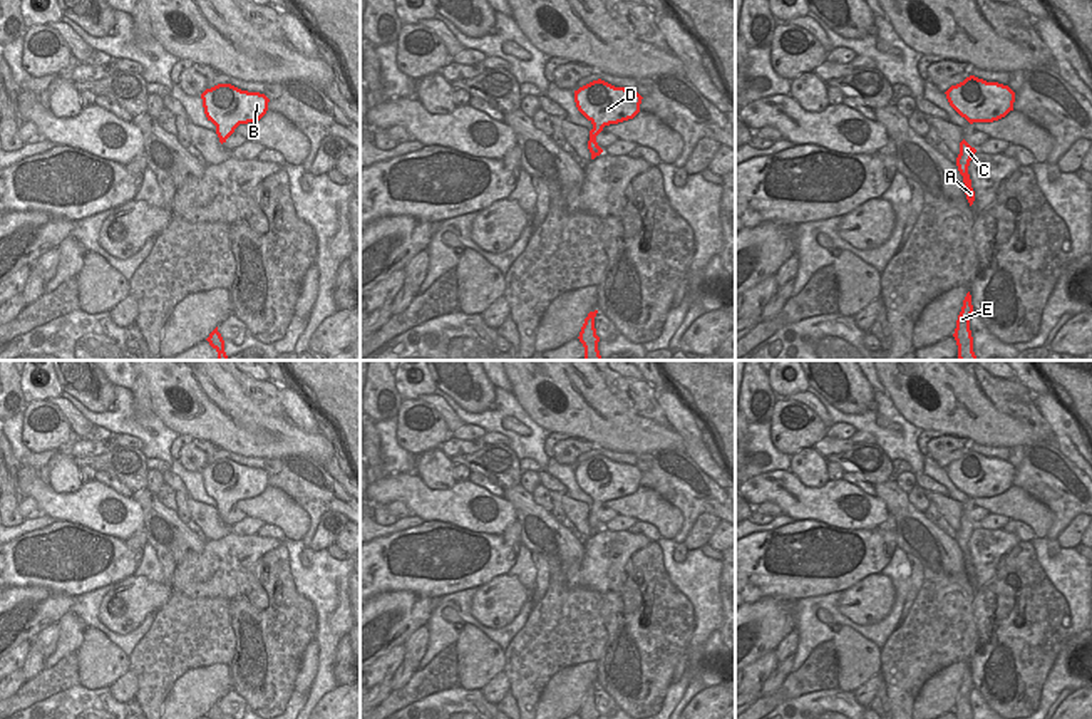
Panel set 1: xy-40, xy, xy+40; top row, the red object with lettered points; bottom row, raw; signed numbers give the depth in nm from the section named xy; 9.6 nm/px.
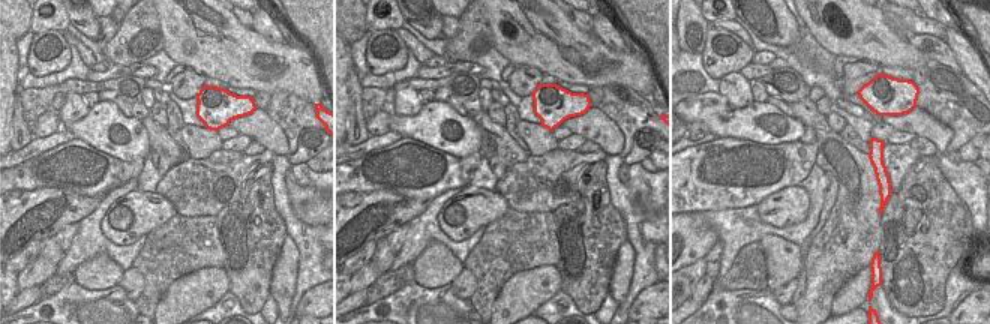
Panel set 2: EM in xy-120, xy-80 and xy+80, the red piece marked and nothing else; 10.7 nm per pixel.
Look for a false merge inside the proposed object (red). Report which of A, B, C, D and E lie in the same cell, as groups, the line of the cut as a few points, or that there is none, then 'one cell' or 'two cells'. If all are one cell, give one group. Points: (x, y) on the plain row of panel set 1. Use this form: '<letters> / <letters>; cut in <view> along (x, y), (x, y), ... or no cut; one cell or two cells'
A B C D E; no cut; one cell

